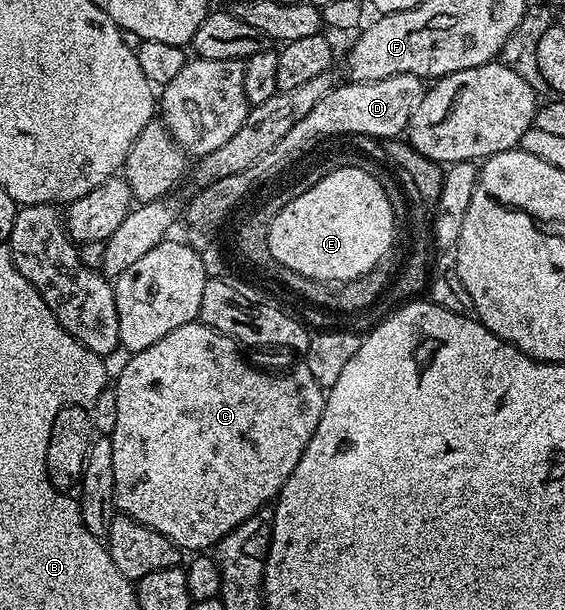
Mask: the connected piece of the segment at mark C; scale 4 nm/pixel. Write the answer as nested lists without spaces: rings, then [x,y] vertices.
[[[200,321],[180,325],[180,329],[172,329],[168,337],[160,337],[156,345],[148,345],[148,349],[133,352],[118,375],[118,384],[113,384],[112,387],[116,393],[116,425],[113,431],[109,432],[108,438],[112,445],[114,506],[121,514],[156,529],[156,533],[168,537],[183,552],[202,553],[213,548],[232,529],[236,529],[236,525],[252,517],[261,507],[277,500],[284,481],[288,481],[312,433],[316,433],[316,425],[326,404],[323,387],[318,384],[316,377],[312,377],[311,371],[305,365],[292,368],[287,375],[273,375],[270,371],[253,367],[238,350],[240,347],[235,340],[229,339],[224,333],[213,331]]]

